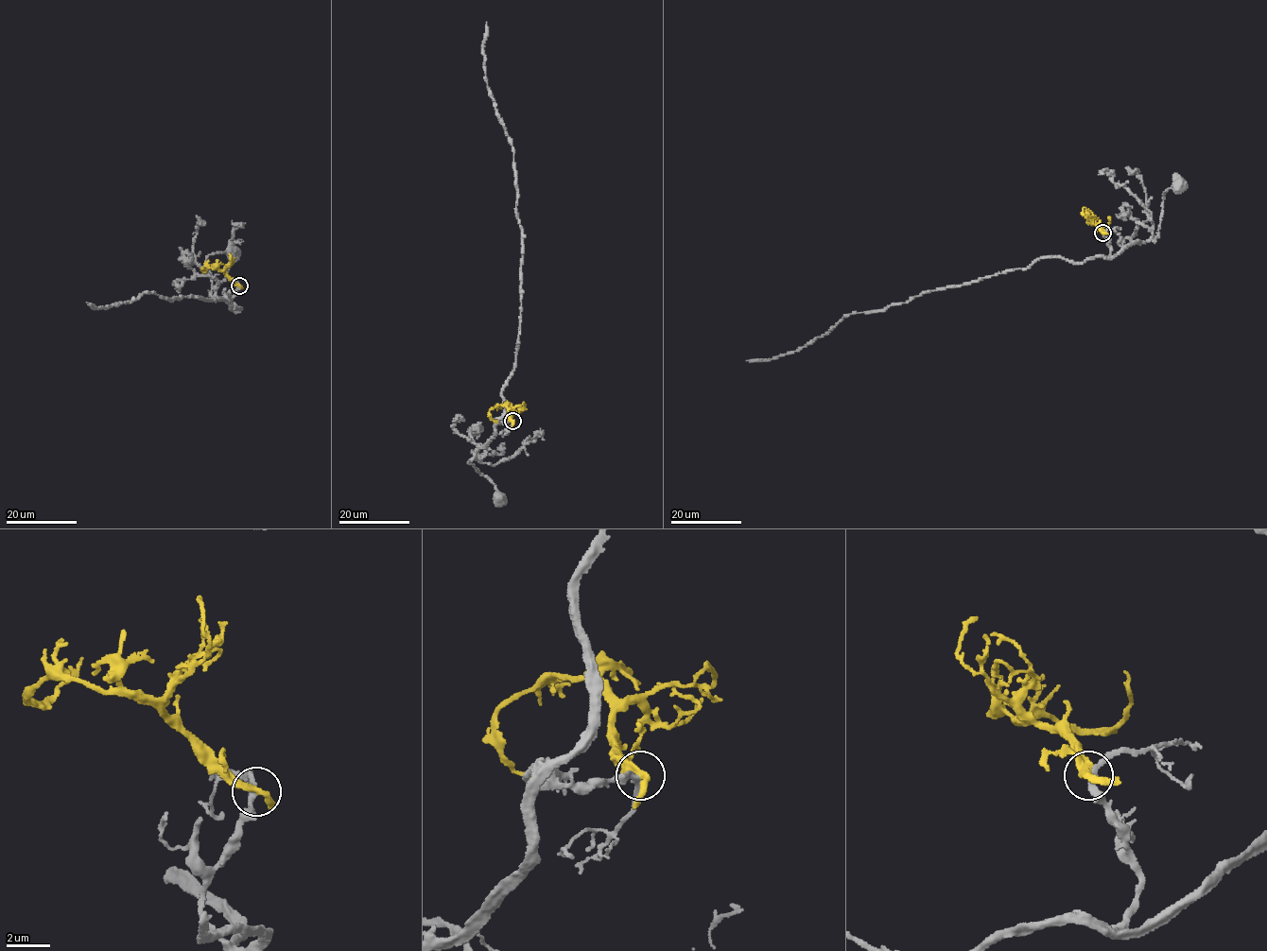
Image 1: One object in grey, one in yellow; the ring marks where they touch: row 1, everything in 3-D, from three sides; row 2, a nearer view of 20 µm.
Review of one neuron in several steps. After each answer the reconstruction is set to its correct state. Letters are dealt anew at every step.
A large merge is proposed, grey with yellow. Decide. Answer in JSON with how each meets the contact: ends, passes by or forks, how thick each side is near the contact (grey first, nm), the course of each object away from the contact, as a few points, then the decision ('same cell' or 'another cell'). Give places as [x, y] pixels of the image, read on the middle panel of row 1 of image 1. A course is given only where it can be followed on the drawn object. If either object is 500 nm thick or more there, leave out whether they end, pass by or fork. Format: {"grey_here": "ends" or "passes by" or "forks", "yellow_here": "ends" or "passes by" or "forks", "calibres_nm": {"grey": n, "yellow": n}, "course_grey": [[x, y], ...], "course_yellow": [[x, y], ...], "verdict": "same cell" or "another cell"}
{"grey_here": "passes by", "yellow_here": "passes by", "calibres_nm": {"grey": 240, "yellow": 300}, "course_grey": [[512, 421], [494, 421], [494, 435], [483, 446], [477, 448], [469, 462], [494, 487], [497, 500]], "course_yellow": [[512, 421], [508, 408], [500, 405], [489, 411], [489, 417], [497, 421]], "verdict": "another cell"}

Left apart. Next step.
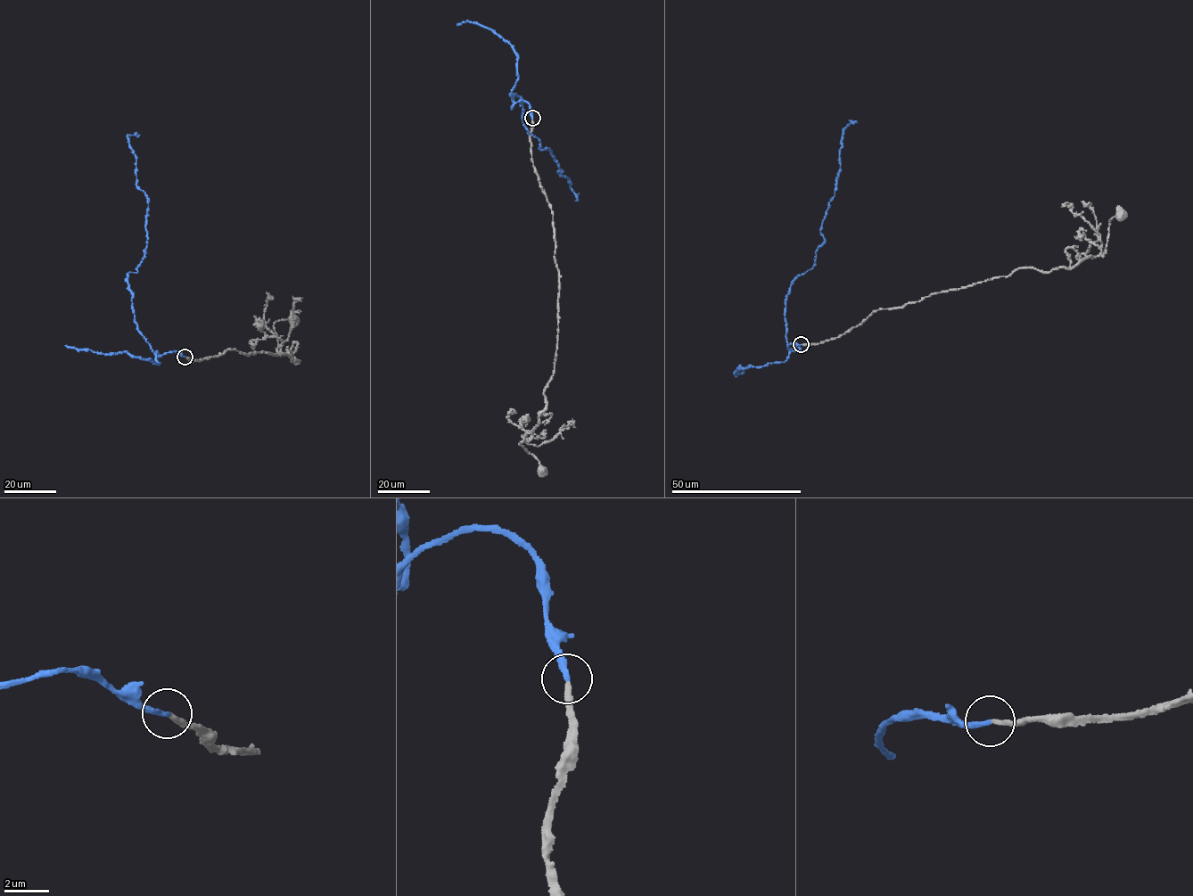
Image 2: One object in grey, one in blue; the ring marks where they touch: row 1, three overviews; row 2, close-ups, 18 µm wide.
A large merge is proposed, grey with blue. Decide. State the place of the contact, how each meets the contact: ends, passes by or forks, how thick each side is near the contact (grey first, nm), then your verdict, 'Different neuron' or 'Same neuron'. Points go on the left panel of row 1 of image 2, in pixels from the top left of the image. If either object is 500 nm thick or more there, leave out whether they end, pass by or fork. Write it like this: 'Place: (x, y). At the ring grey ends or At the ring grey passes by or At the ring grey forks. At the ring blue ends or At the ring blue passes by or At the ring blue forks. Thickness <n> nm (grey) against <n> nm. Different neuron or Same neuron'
Place: (185, 357). At the ring grey ends. At the ring blue ends. Thickness 240 nm (grey) against 260 nm. Same neuron

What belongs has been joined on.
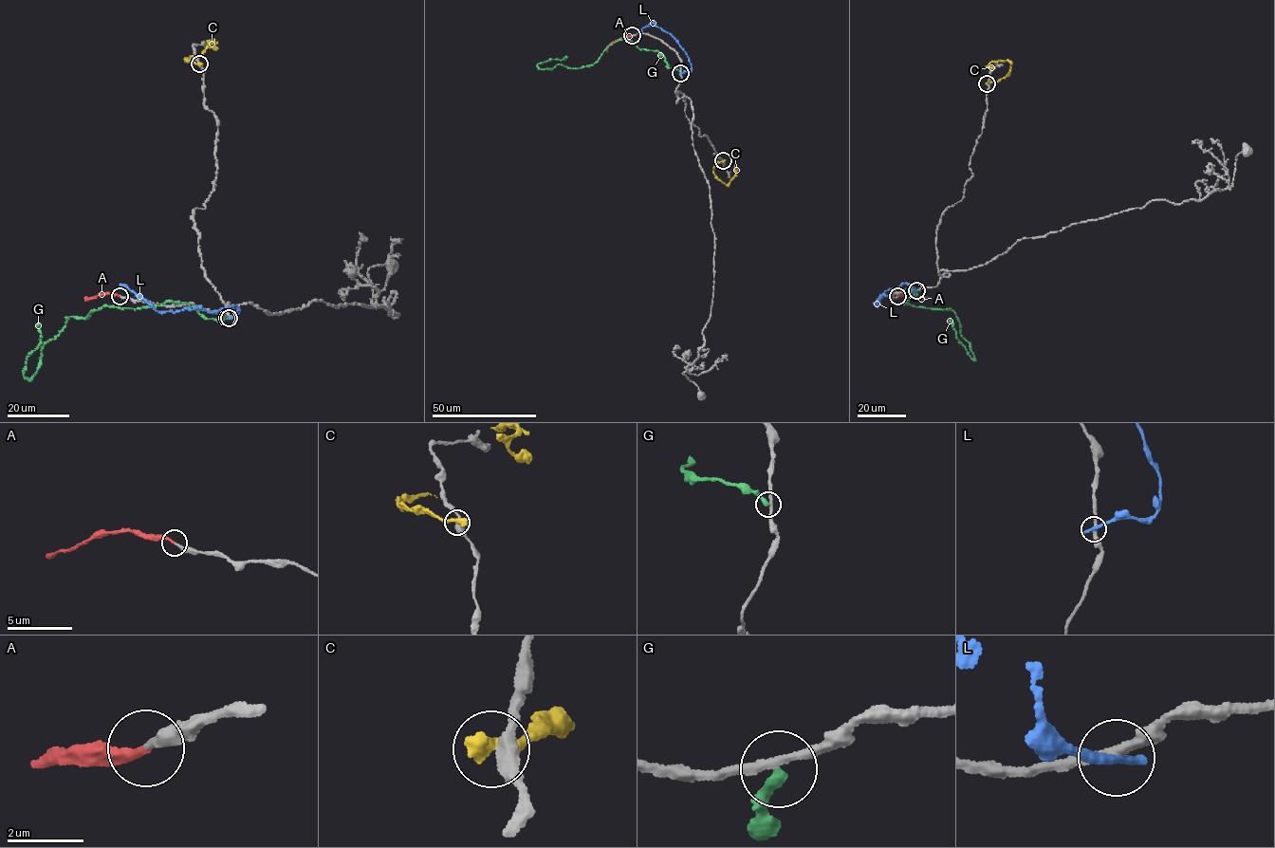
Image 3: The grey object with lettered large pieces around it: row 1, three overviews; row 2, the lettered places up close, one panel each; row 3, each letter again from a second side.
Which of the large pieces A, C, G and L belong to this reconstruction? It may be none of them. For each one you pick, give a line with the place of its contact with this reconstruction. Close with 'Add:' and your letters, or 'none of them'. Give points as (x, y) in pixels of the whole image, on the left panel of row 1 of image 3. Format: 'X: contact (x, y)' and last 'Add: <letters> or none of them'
A: contact (120, 296)
Add: A

